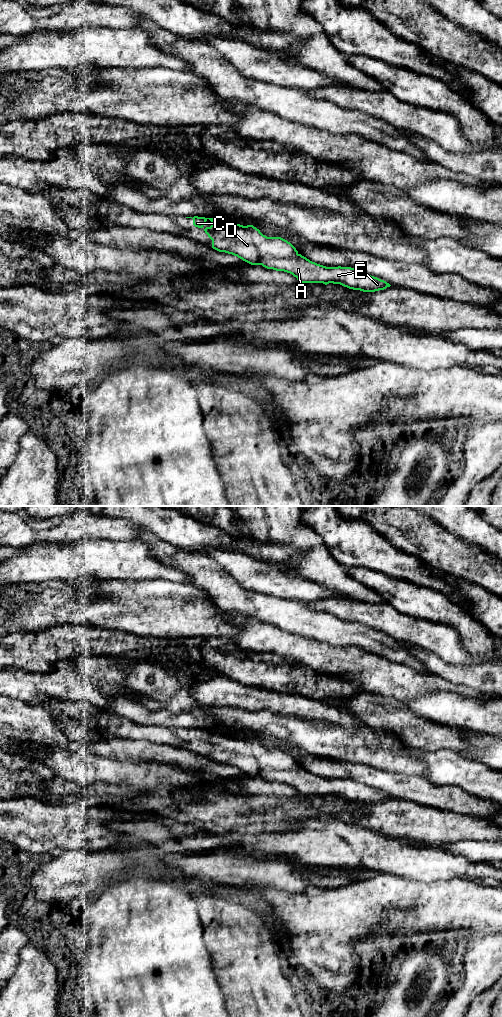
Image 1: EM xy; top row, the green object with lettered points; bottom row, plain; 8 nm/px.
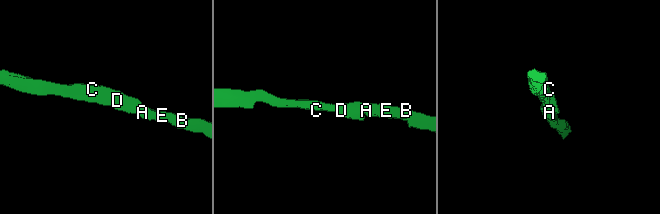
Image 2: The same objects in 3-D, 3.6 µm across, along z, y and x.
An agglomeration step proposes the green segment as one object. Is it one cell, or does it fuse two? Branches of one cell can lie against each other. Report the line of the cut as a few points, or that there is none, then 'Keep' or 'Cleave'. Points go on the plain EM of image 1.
No split. Keep

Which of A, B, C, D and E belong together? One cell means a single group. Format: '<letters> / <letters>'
A B C D E

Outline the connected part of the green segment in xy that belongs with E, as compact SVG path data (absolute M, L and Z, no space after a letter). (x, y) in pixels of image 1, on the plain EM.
M194 728L193 737L203 740L209 731L210 739L204 741L212 752L212 760L232 766L251 777L292 786L301 795L340 796L363 804L384 802L391 797L351 779L326 779L310 773L281 749L267 749L253 737L243 738L217 730Z

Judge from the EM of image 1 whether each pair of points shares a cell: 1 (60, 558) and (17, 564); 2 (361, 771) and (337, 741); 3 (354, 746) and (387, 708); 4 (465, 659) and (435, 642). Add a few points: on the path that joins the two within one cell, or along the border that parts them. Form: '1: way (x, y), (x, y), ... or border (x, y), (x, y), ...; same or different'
1: way (49, 562), (28, 564); same
2: border (332, 759), (365, 763), (378, 769); different
3: border (364, 726), (388, 730), (392, 734); different
4: way (458, 655), (442, 642); same

